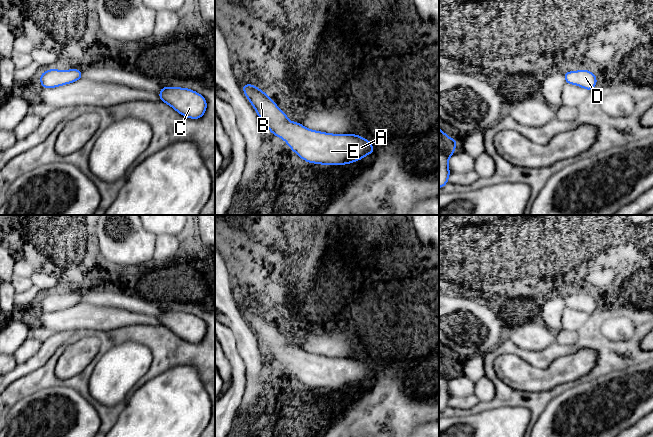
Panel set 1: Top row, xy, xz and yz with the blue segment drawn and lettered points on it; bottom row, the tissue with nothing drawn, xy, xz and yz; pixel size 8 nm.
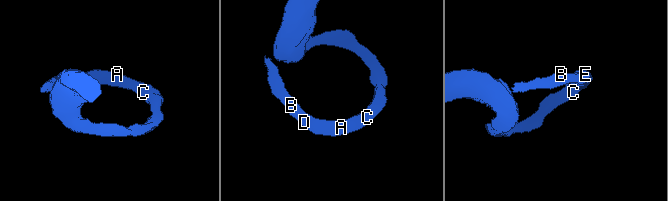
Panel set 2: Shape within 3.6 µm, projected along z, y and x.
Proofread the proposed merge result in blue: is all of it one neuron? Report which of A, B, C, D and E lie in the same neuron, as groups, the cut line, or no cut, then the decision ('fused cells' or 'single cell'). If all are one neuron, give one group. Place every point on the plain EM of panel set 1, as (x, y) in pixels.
A B C D E | no cut | single cell

